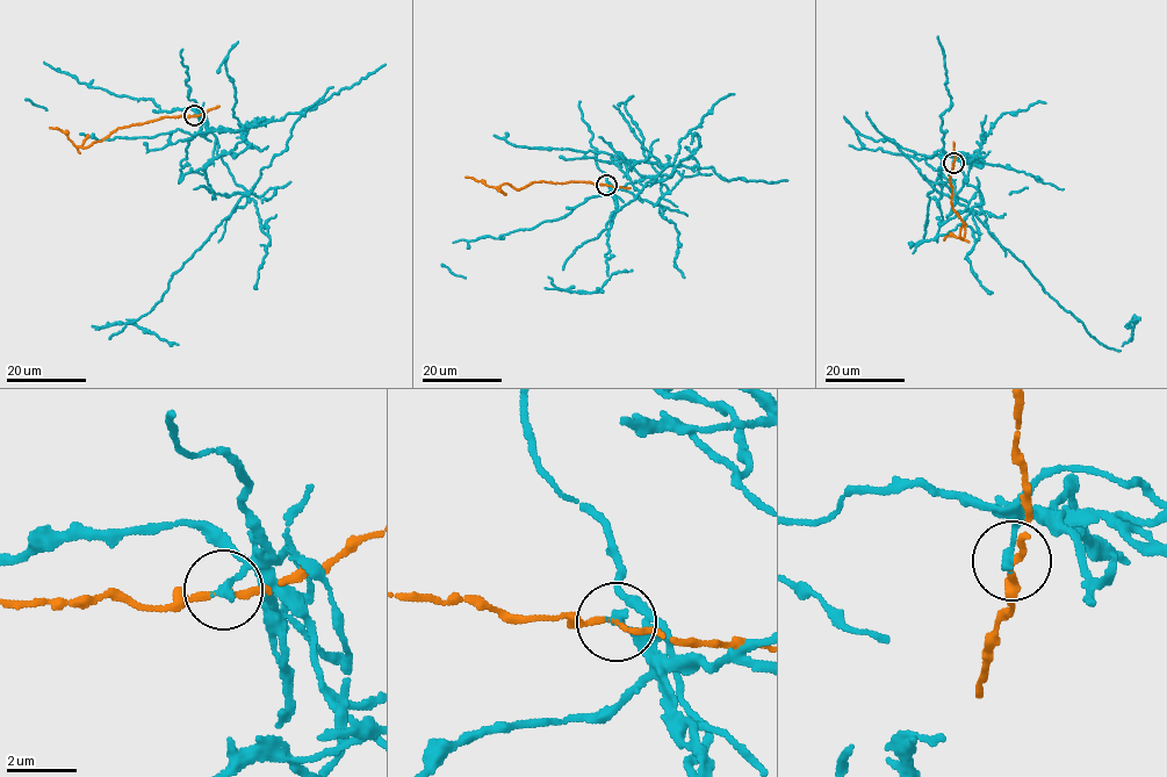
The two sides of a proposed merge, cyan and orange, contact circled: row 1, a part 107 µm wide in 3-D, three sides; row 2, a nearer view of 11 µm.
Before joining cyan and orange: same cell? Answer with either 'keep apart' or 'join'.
keep apart

